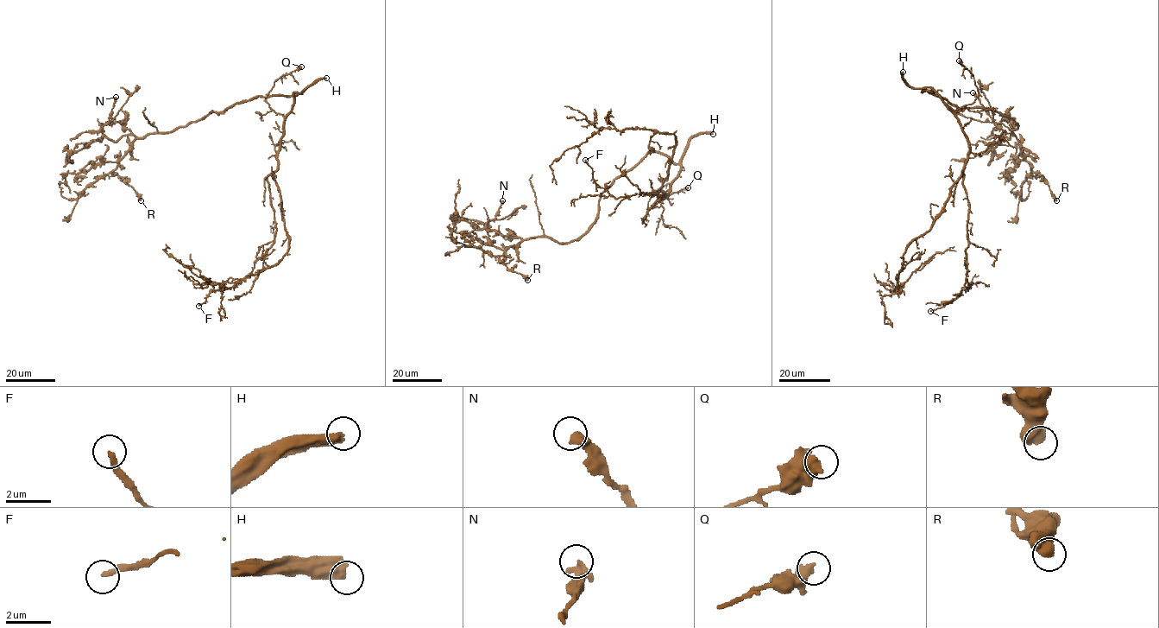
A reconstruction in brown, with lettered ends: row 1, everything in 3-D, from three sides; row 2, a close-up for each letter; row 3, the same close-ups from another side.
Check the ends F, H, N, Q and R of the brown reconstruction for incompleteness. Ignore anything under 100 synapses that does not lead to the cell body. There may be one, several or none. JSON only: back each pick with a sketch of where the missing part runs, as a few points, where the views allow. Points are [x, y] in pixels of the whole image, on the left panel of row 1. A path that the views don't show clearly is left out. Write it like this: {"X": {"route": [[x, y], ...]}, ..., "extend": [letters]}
{"extend": ["H"]}

